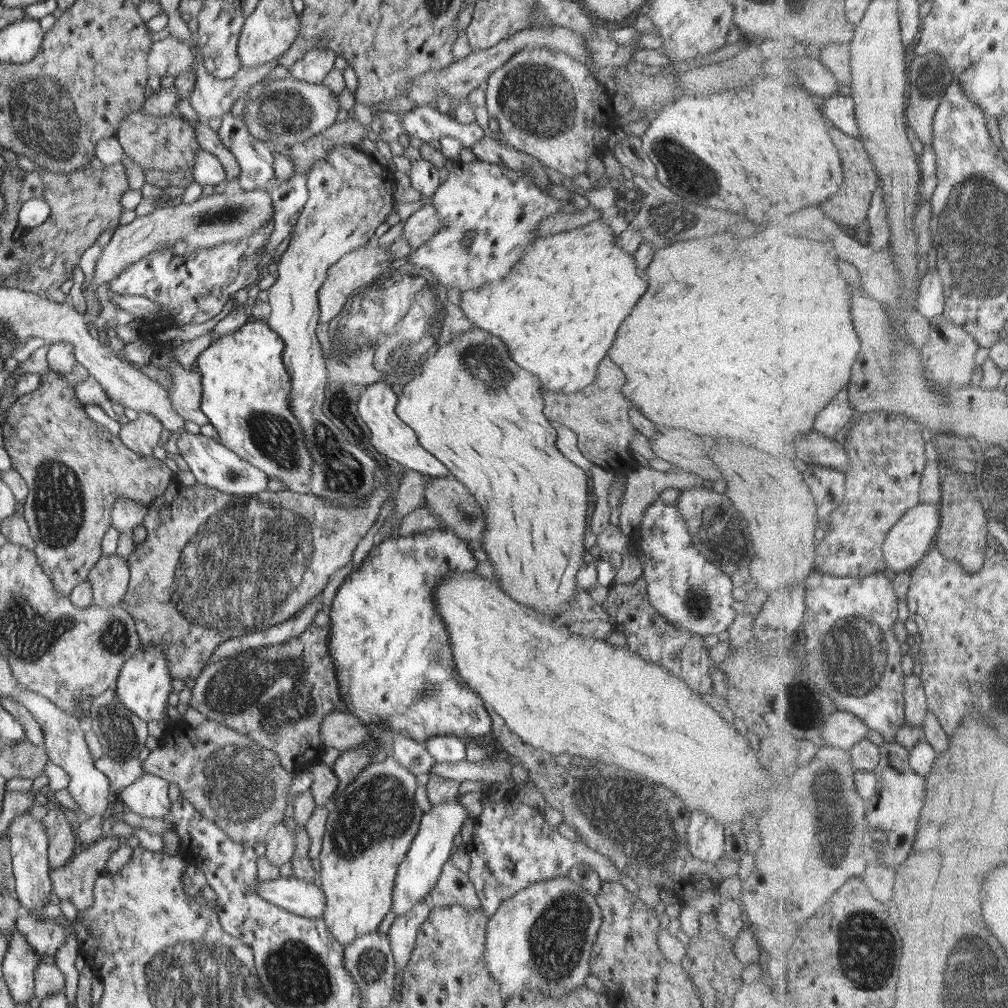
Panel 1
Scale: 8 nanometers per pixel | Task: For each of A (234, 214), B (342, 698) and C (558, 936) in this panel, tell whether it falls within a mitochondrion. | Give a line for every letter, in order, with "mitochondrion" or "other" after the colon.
A: mitochondrion
B: other
C: mitochondrion

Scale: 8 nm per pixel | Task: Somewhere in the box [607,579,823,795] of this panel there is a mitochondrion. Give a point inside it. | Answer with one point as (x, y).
(693, 605)

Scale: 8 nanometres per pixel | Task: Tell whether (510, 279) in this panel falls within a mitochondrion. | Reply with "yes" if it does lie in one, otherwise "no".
no

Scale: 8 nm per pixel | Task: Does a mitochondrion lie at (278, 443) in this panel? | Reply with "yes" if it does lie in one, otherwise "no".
yes

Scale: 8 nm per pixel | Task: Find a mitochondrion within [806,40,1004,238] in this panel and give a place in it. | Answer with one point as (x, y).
(935, 74)

